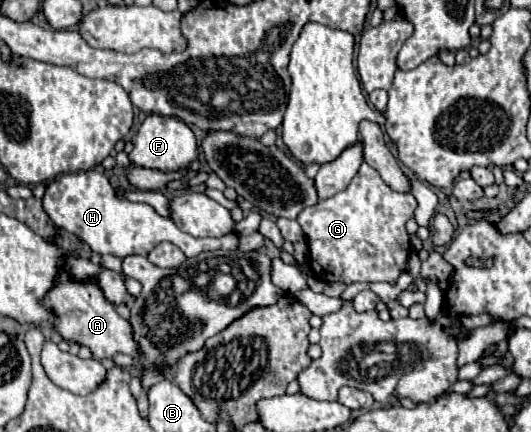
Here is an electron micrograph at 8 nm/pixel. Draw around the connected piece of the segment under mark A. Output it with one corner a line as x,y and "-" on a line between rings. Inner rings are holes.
60,273
58,283
50,289
42,303
56,313
56,331
66,341
86,345
96,359
112,359
116,353
126,353
134,359
140,359
140,347
132,337
132,325
116,313
96,283
74,283
66,273

